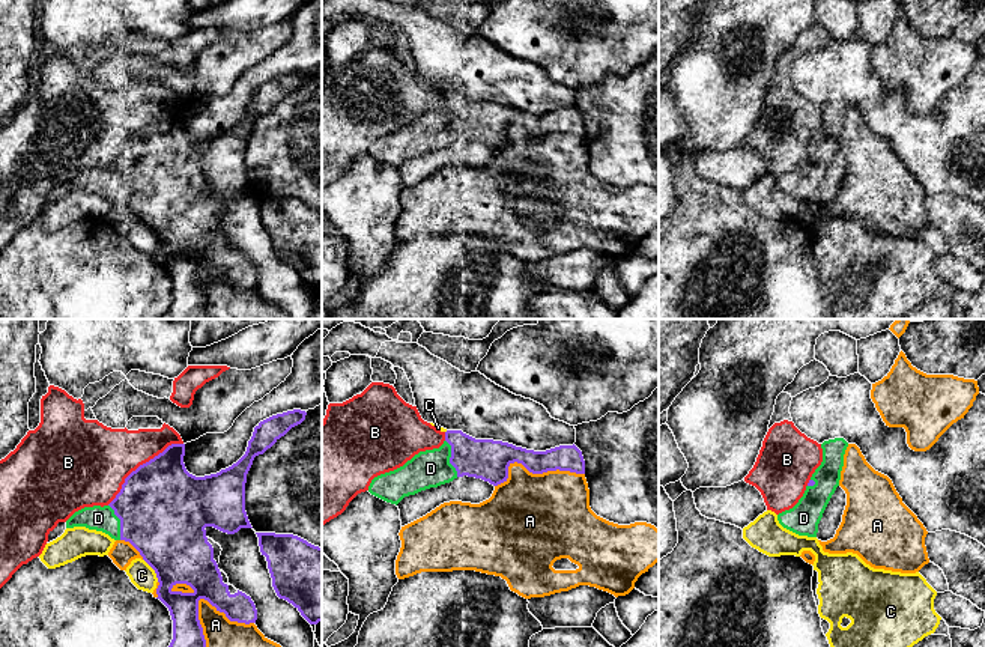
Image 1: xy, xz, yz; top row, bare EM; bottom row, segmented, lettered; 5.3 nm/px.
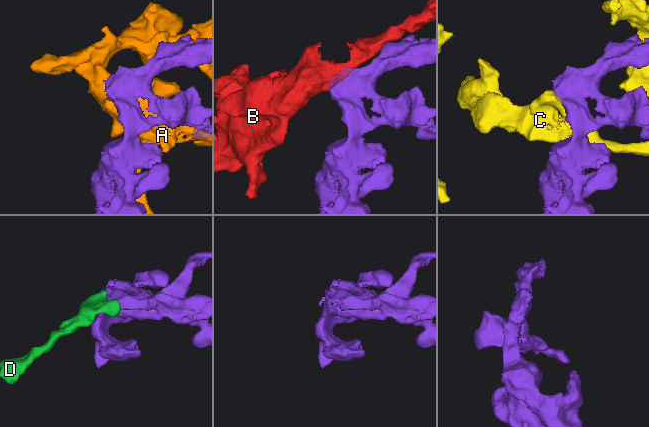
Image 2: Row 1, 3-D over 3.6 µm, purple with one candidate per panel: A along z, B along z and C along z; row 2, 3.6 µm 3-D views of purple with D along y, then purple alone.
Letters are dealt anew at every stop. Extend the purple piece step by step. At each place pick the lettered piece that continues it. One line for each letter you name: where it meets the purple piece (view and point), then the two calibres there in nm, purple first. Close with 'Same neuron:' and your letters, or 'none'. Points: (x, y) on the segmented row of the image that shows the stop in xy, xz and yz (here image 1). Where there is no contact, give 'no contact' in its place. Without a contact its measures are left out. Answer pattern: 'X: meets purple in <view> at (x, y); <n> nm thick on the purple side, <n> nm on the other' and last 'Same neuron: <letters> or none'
D: meets purple in xz at (450, 458); 220 nm thick on the purple side, 200 nm on the other
Same neuron: D

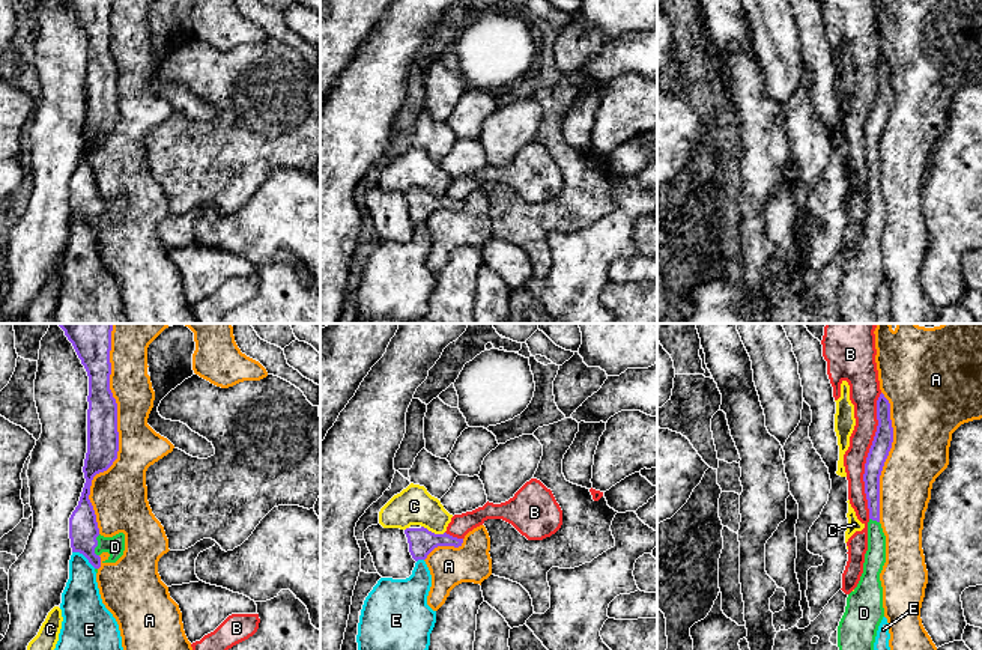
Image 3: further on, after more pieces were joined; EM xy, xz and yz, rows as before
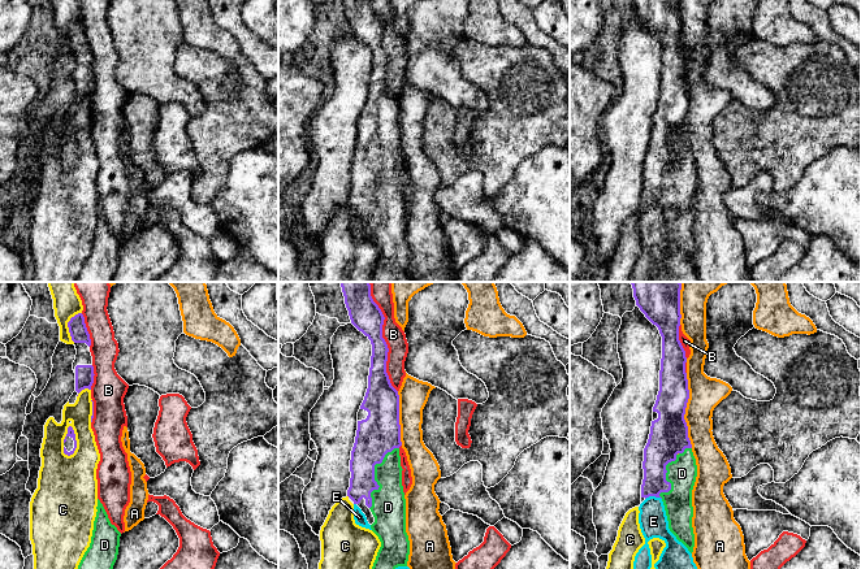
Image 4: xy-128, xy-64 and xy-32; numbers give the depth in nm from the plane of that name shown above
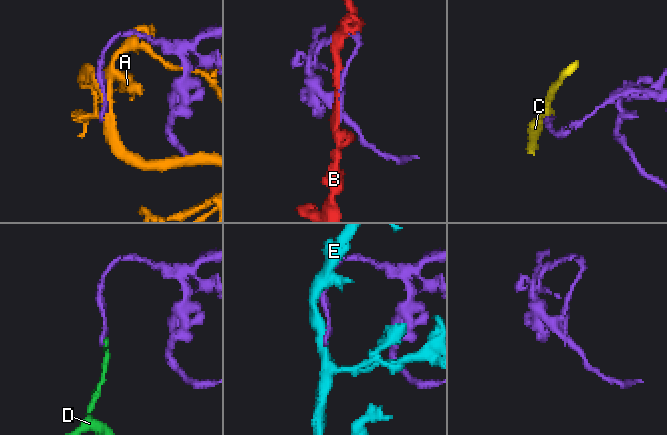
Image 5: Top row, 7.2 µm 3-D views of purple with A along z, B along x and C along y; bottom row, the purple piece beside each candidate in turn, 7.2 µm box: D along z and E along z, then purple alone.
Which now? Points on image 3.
D: meets purple in xy at (96, 545); 160 nm thick on the purple side, 100 nm on the other
Same neuron: D

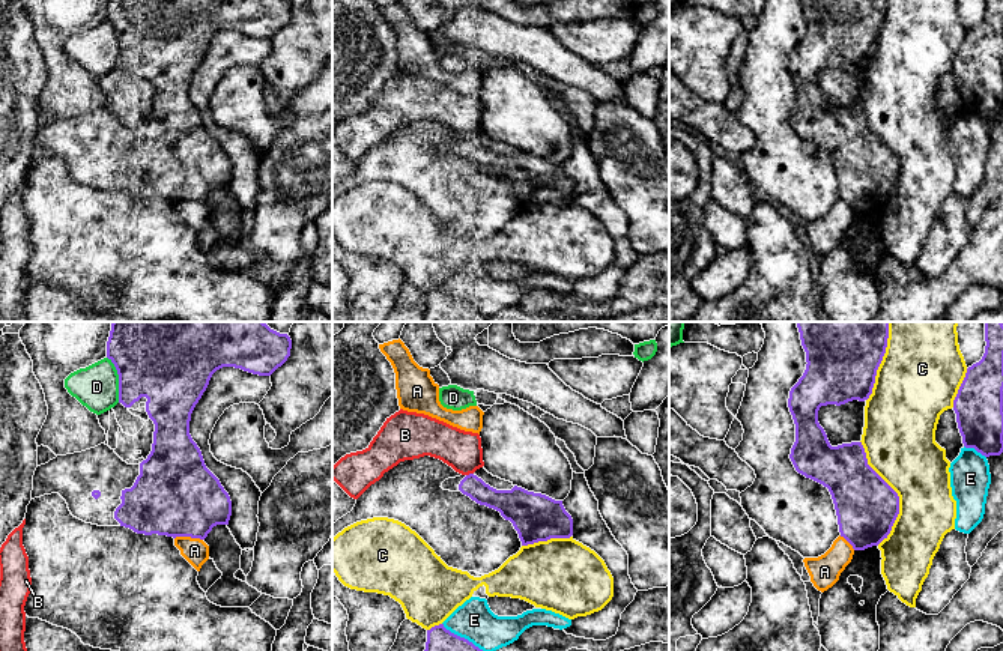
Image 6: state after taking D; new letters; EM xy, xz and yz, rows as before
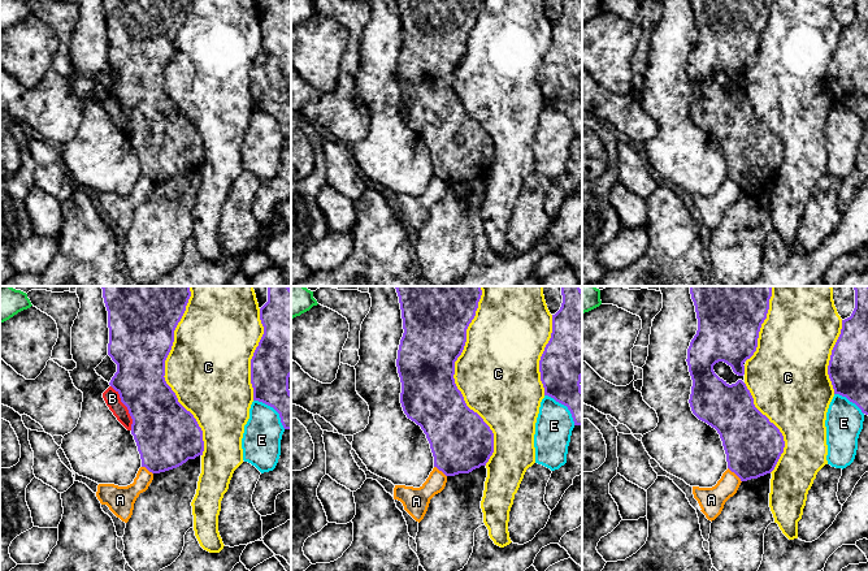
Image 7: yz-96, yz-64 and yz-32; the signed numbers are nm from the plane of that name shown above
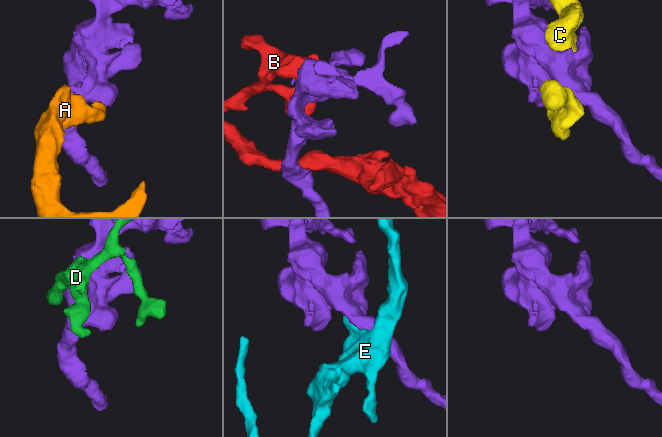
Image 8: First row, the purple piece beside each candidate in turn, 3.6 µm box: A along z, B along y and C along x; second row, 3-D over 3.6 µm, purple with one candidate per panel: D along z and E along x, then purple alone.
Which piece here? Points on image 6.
Same neuron: none

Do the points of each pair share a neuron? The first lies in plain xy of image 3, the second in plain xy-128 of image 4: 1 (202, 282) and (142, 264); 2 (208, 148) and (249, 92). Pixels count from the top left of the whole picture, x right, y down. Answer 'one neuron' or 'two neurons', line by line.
1: one neuron
2: one neuron

